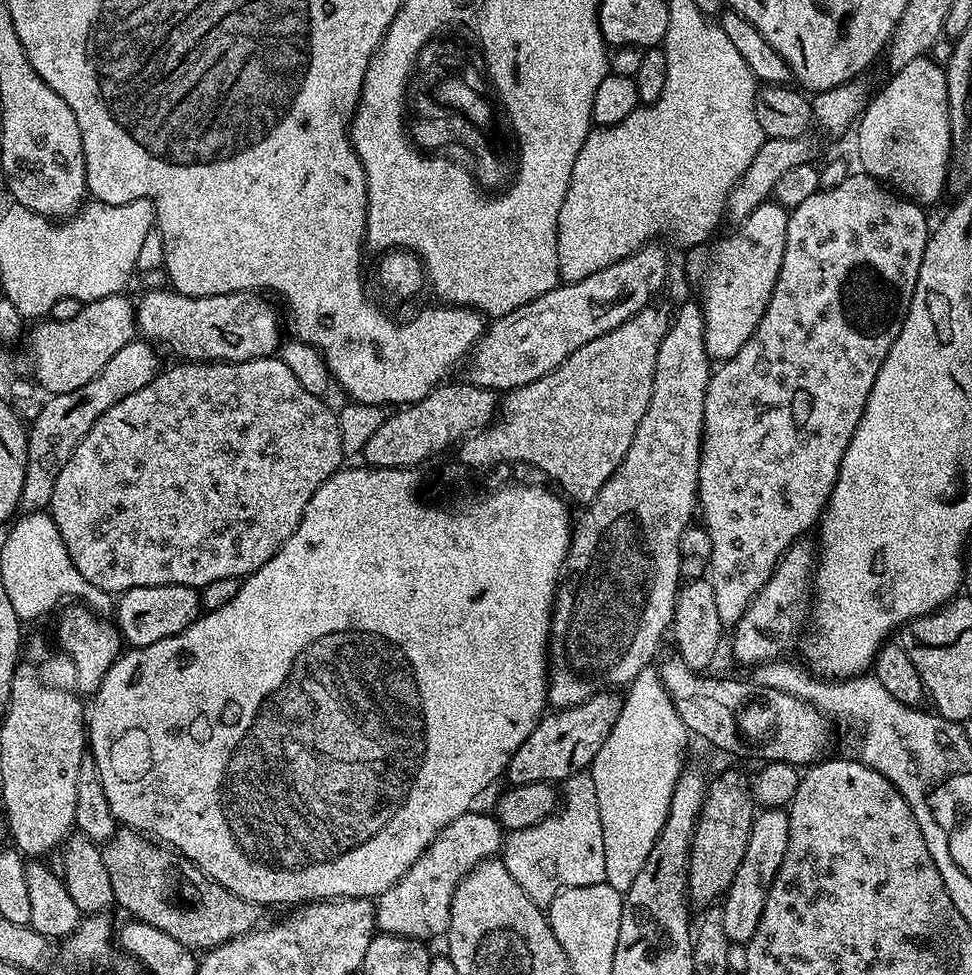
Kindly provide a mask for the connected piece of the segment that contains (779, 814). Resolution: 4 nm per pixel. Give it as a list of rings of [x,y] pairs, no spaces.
[[[783,807],[764,808],[755,813],[742,866],[738,866],[738,874],[734,874],[734,882],[722,900],[724,929],[733,945],[747,945],[754,930],[758,930],[758,922],[766,906],[768,891],[782,866],[782,858],[786,858],[786,846],[789,842],[790,822],[788,813]]]

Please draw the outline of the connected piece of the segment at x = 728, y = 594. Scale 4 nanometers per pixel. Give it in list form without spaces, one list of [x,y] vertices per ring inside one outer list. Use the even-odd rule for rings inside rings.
[[[849,174],[840,186],[834,186],[833,189],[821,188],[819,192],[810,194],[806,202],[789,211],[786,254],[782,258],[782,266],[778,270],[778,278],[770,294],[770,302],[762,314],[762,322],[758,322],[750,342],[746,342],[746,346],[742,346],[742,350],[738,350],[734,358],[717,363],[711,378],[708,379],[704,403],[704,435],[700,442],[698,466],[698,508],[701,513],[704,511],[702,524],[710,534],[710,579],[718,602],[718,618],[726,626],[737,624],[750,606],[752,598],[760,593],[762,586],[766,586],[770,574],[774,574],[776,564],[785,550],[795,540],[801,539],[811,524],[813,527],[819,521],[832,487],[836,484],[842,454],[846,454],[846,446],[850,438],[854,438],[854,430],[860,424],[866,398],[870,398],[870,390],[874,386],[874,378],[878,370],[882,370],[882,362],[886,362],[886,354],[890,354],[890,346],[894,338],[898,338],[898,330],[902,330],[902,322],[908,313],[914,286],[918,282],[922,254],[926,250],[930,235],[930,223],[928,224],[927,218],[924,217],[925,209],[889,190],[874,177],[867,174],[859,175]]]

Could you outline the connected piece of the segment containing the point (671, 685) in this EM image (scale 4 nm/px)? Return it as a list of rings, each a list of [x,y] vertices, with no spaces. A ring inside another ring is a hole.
[[[675,654],[669,656],[669,660],[659,661],[660,677],[673,706],[677,708],[678,717],[685,723],[693,737],[701,736],[702,739],[709,740],[714,747],[725,748],[736,756],[757,756],[760,762],[783,762],[793,766],[801,766],[800,764],[811,766],[827,753],[824,751],[832,740],[832,732],[828,729],[829,717],[801,696],[792,696],[782,690],[753,685],[744,678],[730,681],[728,688],[711,688],[710,685],[703,684],[700,681],[701,677],[694,674],[692,668],[686,666],[686,662],[682,662],[679,656]]]

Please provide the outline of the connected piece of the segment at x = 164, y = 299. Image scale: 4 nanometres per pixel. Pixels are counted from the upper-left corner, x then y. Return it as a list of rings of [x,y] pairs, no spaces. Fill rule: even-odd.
[[[178,291],[148,292],[135,305],[134,315],[139,335],[143,339],[170,351],[184,362],[227,362],[256,360],[259,356],[273,355],[282,343],[280,320],[268,300],[256,292],[231,292],[217,296],[184,296]]]

